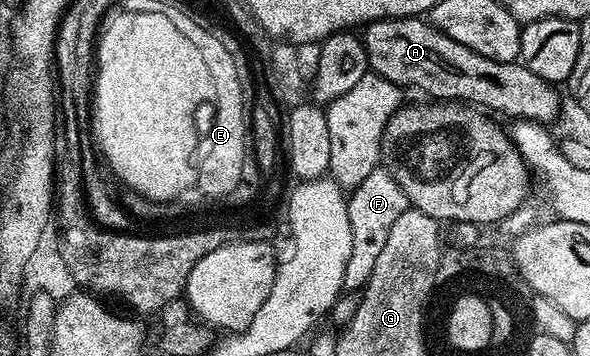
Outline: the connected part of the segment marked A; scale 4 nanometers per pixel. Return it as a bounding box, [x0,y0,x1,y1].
[363,16,561,126]

